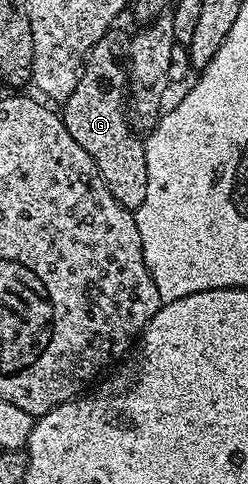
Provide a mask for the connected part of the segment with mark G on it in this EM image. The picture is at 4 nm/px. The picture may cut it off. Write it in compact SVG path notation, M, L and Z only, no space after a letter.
M119 29L107 30L105 36L93 44L83 60L73 92L62 103L61 117L69 136L73 136L73 140L89 152L93 164L97 164L97 172L101 172L113 200L133 212L141 200L145 200L149 168L144 139L136 133L128 118L128 73L120 55L126 51L129 34Z

